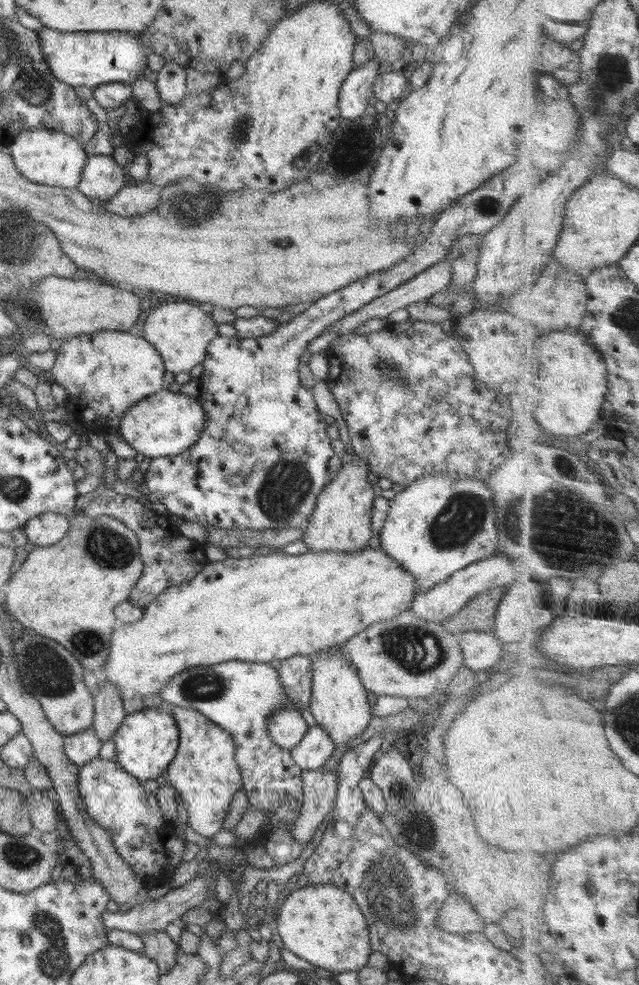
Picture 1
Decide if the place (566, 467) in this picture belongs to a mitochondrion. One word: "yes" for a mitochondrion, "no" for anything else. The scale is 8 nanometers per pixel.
yes

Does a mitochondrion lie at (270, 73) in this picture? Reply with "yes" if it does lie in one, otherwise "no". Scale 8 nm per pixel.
no

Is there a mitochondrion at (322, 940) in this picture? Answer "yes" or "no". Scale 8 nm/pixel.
no

